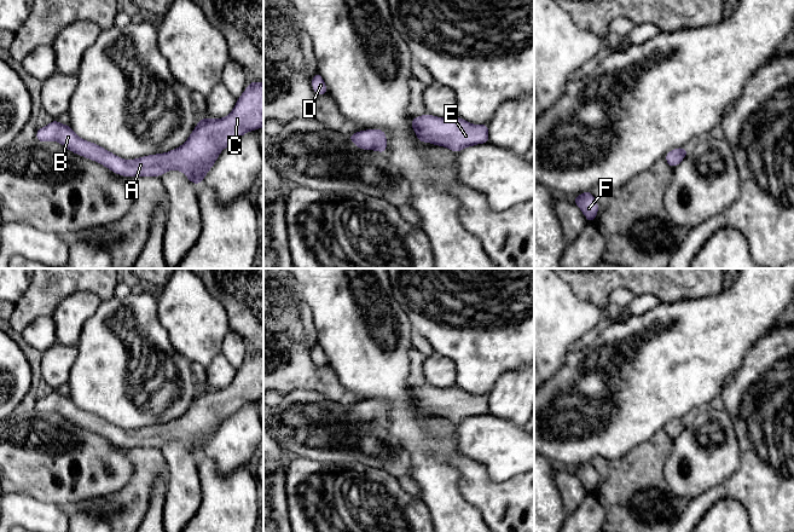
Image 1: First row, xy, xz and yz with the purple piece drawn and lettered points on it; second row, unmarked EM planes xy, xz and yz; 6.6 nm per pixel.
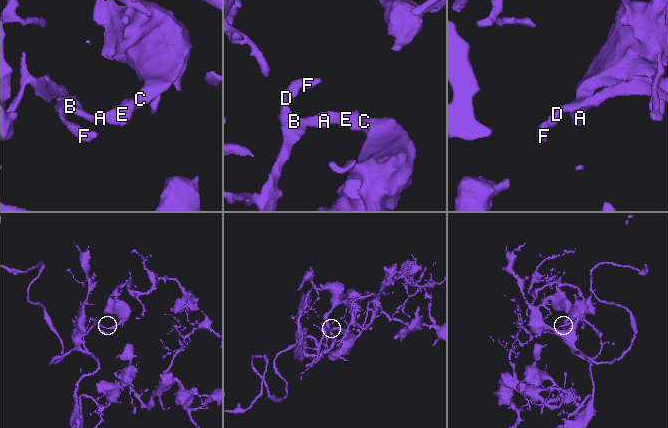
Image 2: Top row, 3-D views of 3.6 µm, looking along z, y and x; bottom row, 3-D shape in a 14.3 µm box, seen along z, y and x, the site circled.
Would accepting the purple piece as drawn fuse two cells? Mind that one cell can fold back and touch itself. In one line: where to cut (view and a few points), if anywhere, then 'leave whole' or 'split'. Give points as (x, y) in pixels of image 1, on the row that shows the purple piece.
no cut | leave whole

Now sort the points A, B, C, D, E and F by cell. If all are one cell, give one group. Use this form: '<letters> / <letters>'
A B C D E F

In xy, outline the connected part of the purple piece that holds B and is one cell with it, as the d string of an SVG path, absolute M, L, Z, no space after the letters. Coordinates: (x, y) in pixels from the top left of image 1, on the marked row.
M250 81L226 117L202 117L181 146L164 154L123 160L98 144L81 139L70 125L62 125L57 118L37 128L35 138L39 143L58 141L69 151L98 162L121 177L162 177L170 169L178 169L198 185L224 149L243 134L262 127L263 82Z

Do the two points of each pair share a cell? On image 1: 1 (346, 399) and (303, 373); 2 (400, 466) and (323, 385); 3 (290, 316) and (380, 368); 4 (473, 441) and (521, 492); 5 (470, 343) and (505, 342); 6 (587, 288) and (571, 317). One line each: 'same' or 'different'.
1: same
2: different
3: different
4: different
5: same
6: different

